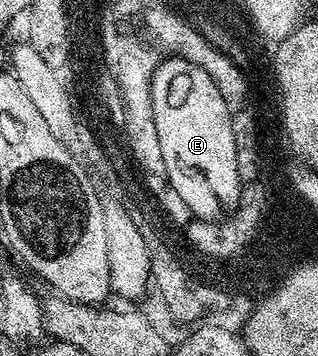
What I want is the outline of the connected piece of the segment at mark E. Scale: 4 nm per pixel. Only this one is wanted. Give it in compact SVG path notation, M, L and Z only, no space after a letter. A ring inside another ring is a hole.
M166 59L157 67L152 80L154 127L158 130L158 143L165 162L166 183L176 191L175 198L189 207L203 220L215 221L221 215L220 204L235 205L241 199L241 180L238 158L235 156L234 132L231 130L231 115L227 112L225 99L215 86L210 75L200 66L188 60Z

